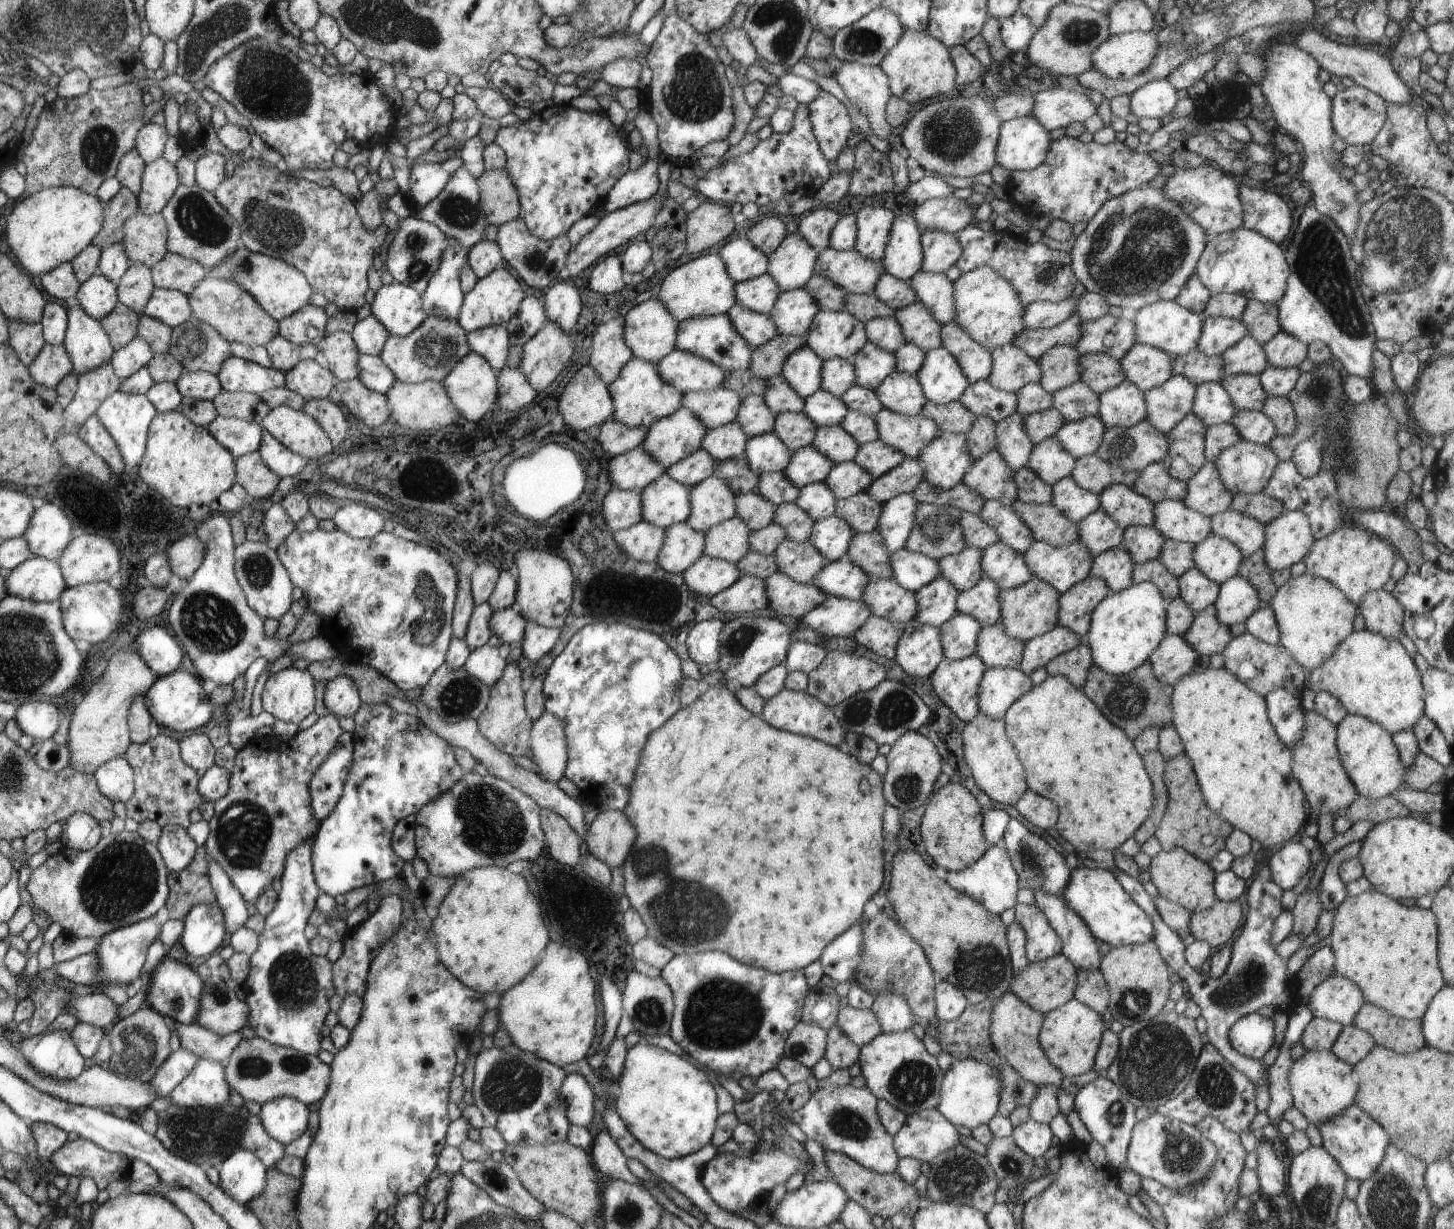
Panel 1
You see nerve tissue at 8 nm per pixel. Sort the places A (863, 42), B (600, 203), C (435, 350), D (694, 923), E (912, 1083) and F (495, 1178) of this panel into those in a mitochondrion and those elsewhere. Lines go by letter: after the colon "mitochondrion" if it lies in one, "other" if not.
A: mitochondrion
B: other
C: mitochondrion
D: mitochondrion
E: mitochondrion
F: mitochondrion

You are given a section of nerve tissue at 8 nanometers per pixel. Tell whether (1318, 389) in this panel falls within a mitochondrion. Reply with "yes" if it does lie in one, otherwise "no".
yes

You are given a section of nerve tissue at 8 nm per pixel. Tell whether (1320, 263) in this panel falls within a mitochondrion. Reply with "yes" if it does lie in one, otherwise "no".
yes

